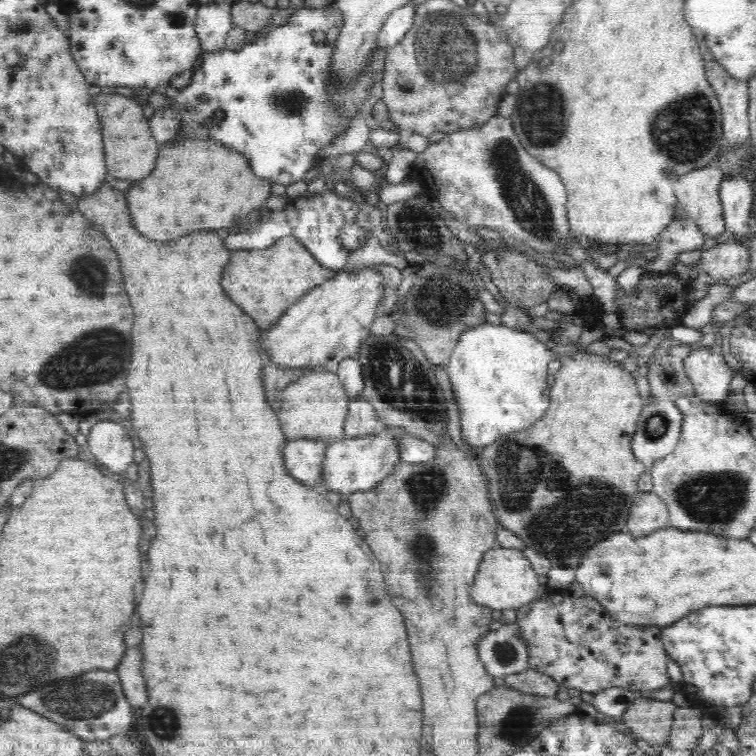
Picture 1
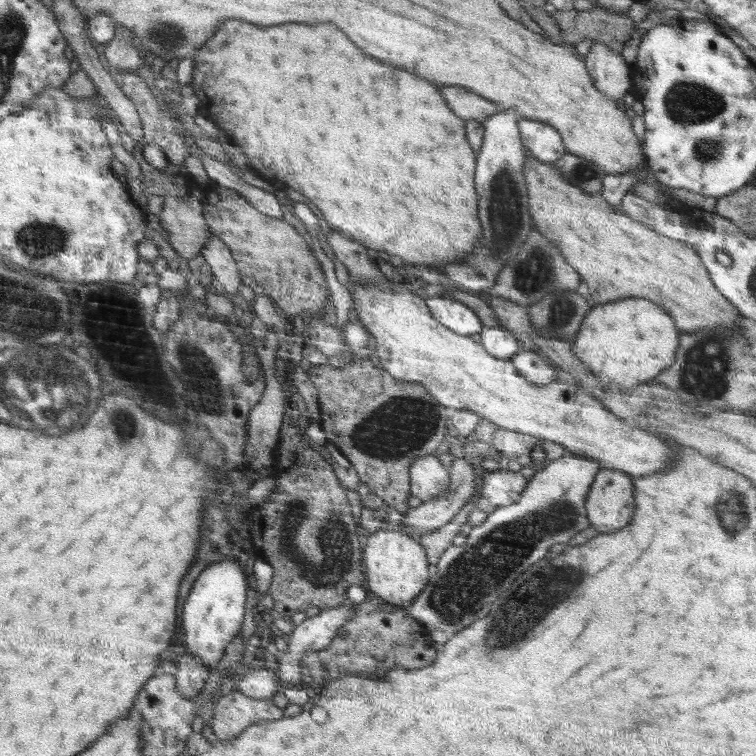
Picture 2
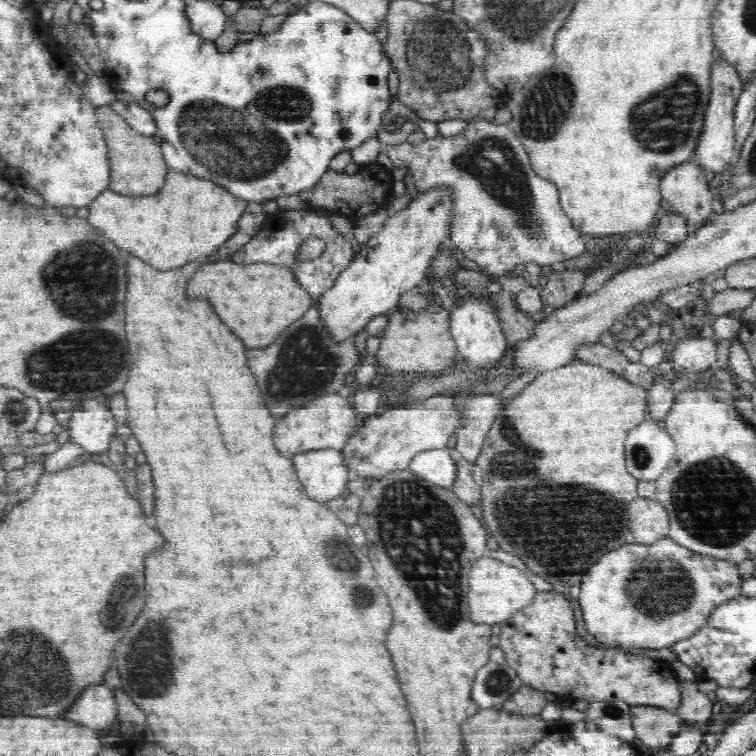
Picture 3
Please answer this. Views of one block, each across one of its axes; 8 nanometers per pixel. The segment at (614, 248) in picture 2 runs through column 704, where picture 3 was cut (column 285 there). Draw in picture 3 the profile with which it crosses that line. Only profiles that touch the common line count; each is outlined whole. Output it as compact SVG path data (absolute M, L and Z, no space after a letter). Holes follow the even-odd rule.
M226 258L202 264L200 272L192 276L192 292L204 292L204 296L216 304L220 320L224 320L228 328L236 328L236 332L244 336L244 344L248 344L248 348L268 346L288 324L295 323L317 302L296 279L294 267L288 263L240 266L234 262Z

